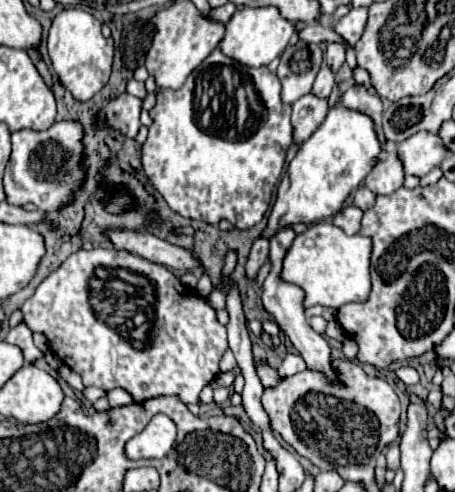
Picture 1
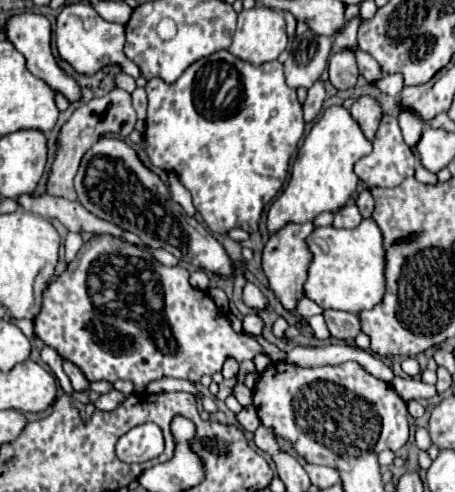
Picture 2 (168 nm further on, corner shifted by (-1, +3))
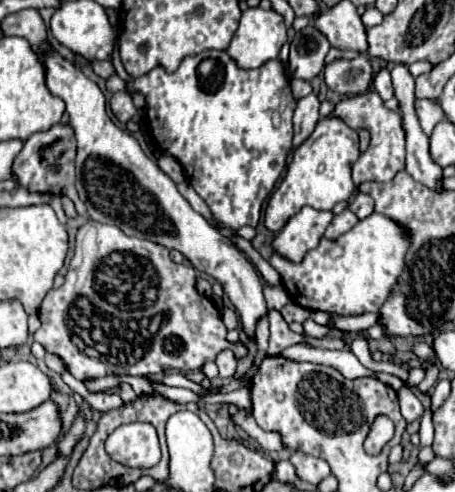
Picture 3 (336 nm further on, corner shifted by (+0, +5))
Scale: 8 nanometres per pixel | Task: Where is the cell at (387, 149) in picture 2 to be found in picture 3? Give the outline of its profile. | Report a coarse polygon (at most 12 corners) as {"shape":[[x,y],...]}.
{"shape":[[377,92],[337,102],[331,116],[367,126],[357,186],[405,170],[401,116]]}

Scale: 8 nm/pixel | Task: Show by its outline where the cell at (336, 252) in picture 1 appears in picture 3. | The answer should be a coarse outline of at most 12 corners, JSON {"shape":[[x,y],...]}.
{"shape":[[373,212],[301,264],[273,254],[299,306],[377,312],[407,236]]}

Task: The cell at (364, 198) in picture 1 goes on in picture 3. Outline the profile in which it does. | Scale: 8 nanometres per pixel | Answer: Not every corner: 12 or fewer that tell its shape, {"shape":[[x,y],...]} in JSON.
{"shape":[[359,192],[349,208],[357,218],[373,212],[373,198]]}

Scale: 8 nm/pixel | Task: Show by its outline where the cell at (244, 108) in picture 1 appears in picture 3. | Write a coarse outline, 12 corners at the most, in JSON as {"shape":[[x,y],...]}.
{"shape":[[285,62],[135,78],[215,222],[257,226],[293,150]]}

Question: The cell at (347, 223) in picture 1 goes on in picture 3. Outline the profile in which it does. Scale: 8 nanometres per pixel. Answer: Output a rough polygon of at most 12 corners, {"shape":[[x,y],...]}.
{"shape":[[349,208],[331,220],[325,238],[351,230],[359,218]]}

